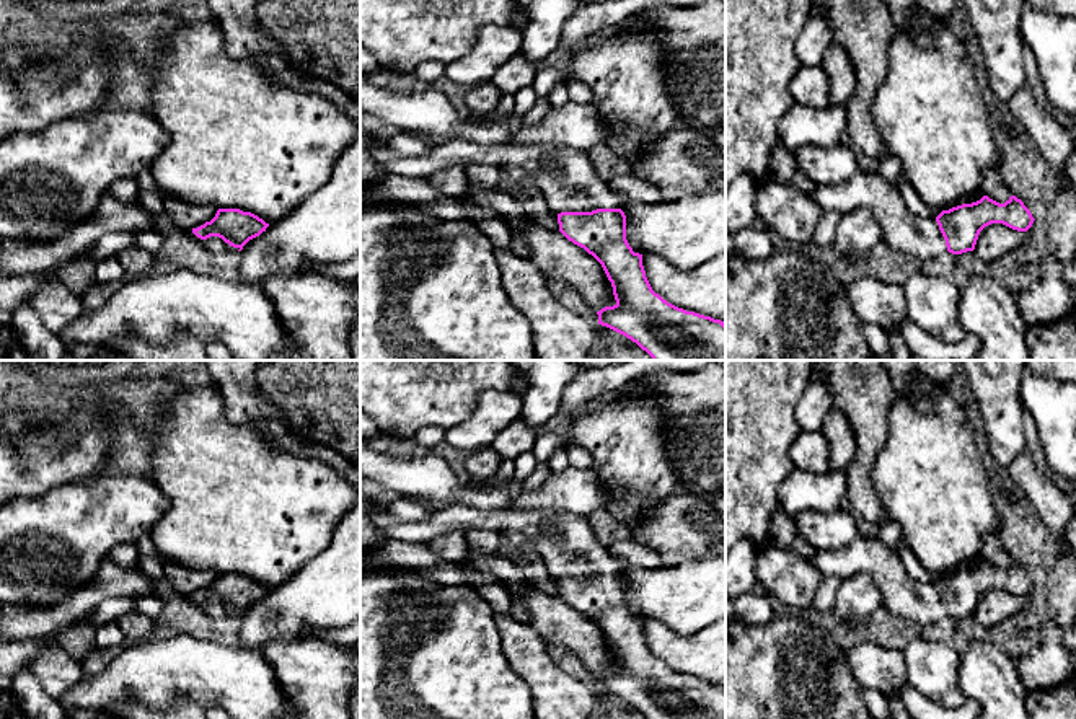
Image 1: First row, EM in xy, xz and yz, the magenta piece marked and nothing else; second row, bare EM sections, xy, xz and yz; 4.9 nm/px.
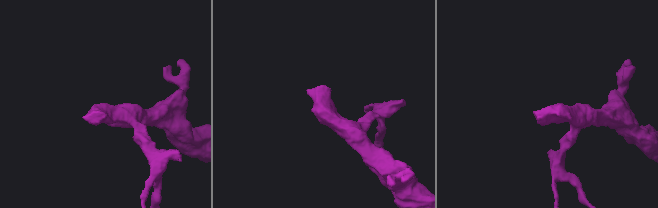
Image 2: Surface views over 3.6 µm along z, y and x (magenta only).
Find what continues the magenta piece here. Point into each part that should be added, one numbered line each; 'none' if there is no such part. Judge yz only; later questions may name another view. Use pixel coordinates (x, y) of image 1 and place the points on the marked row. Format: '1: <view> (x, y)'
1: yz (902, 230)

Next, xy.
1: xy (214, 245)

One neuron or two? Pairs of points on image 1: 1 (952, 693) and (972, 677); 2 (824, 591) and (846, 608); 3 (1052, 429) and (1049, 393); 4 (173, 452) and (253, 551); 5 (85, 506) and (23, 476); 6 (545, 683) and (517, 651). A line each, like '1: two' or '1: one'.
1: two
2: two
3: one
4: one
5: two
6: one

